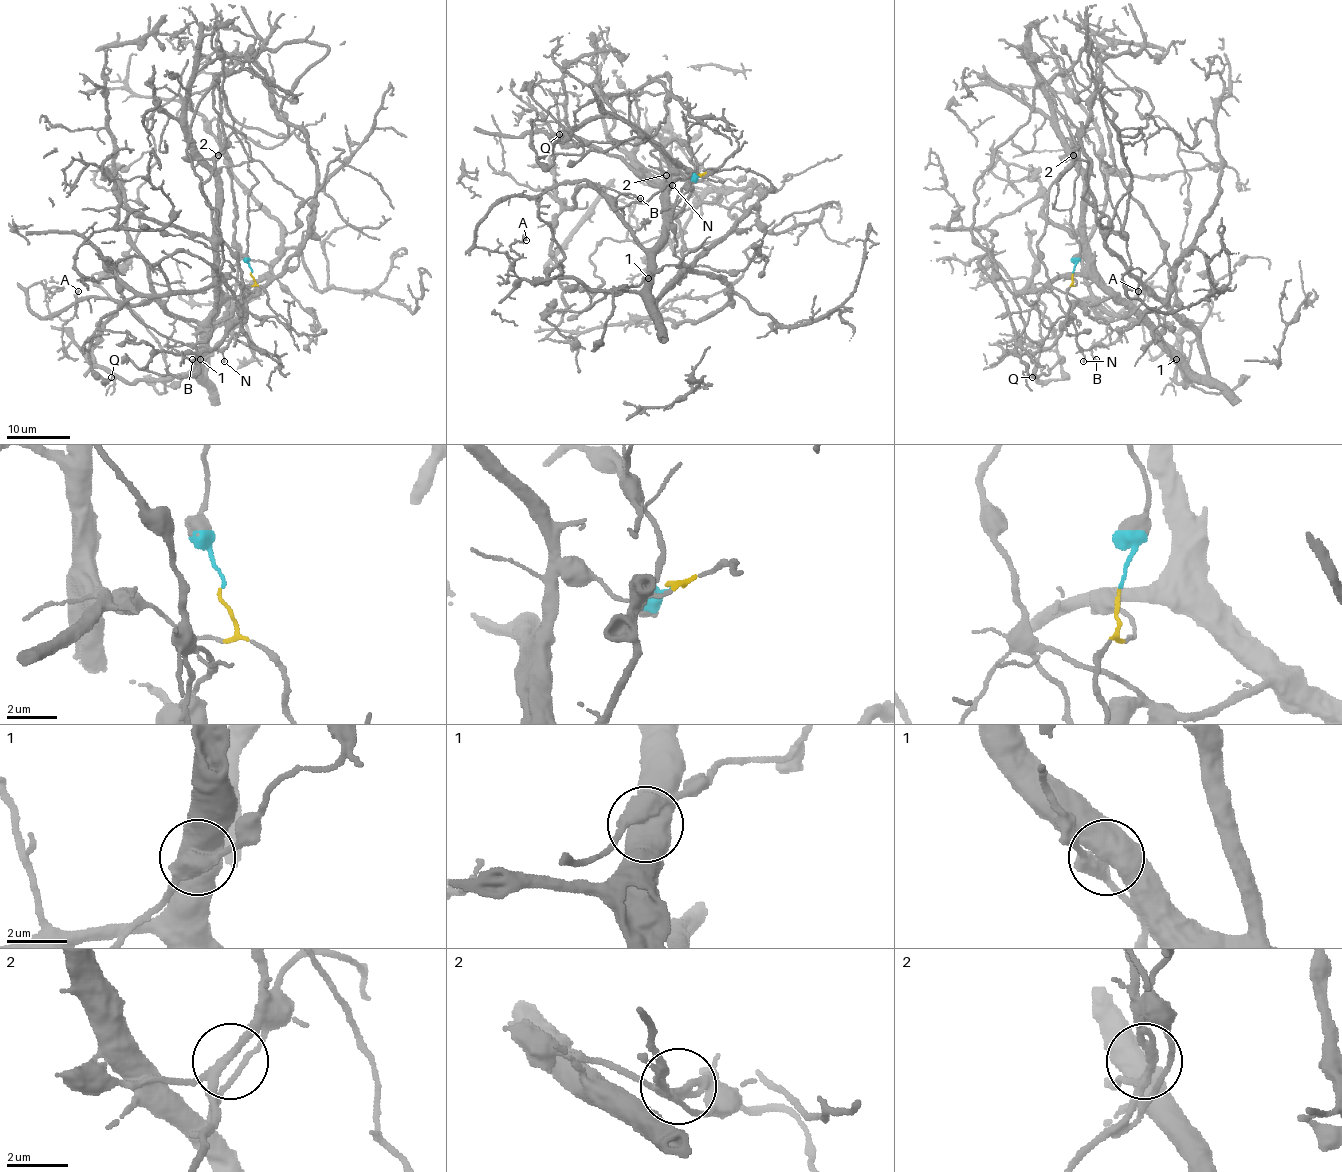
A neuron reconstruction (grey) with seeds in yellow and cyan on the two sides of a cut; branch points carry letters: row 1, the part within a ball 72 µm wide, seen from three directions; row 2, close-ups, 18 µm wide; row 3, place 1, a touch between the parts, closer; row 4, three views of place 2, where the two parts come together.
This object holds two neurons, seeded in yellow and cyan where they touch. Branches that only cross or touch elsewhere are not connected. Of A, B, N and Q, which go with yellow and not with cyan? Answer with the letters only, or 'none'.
A, B, Q

